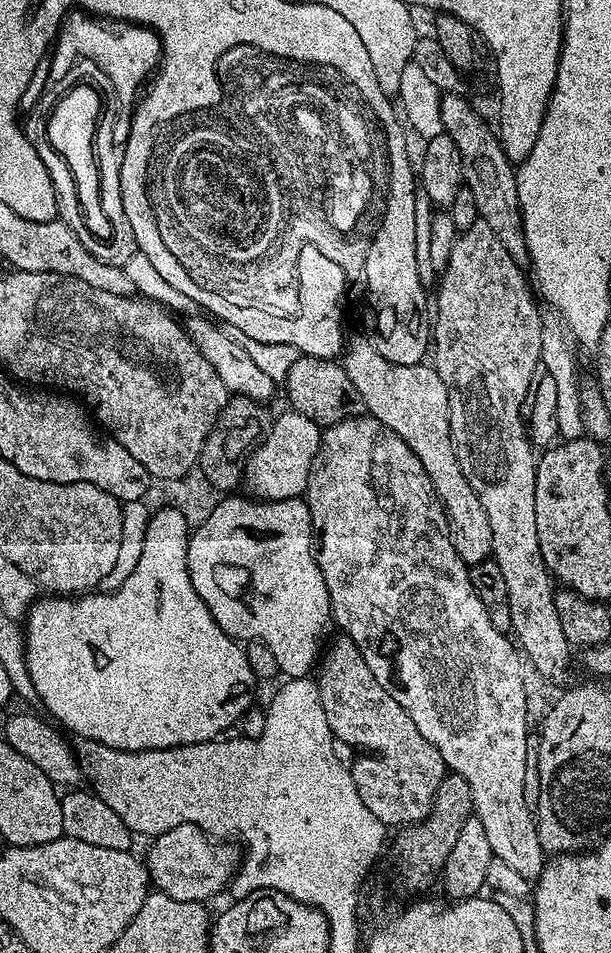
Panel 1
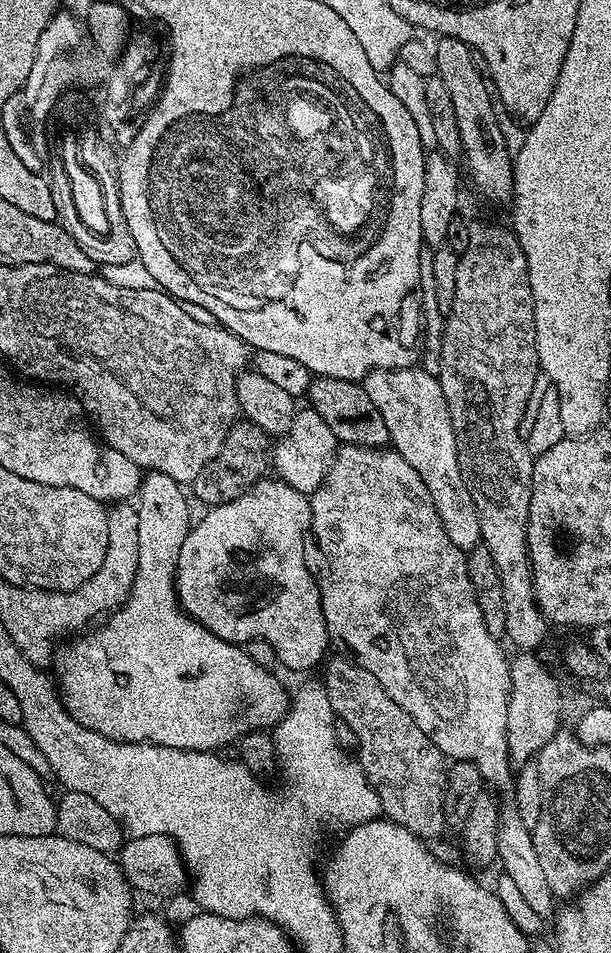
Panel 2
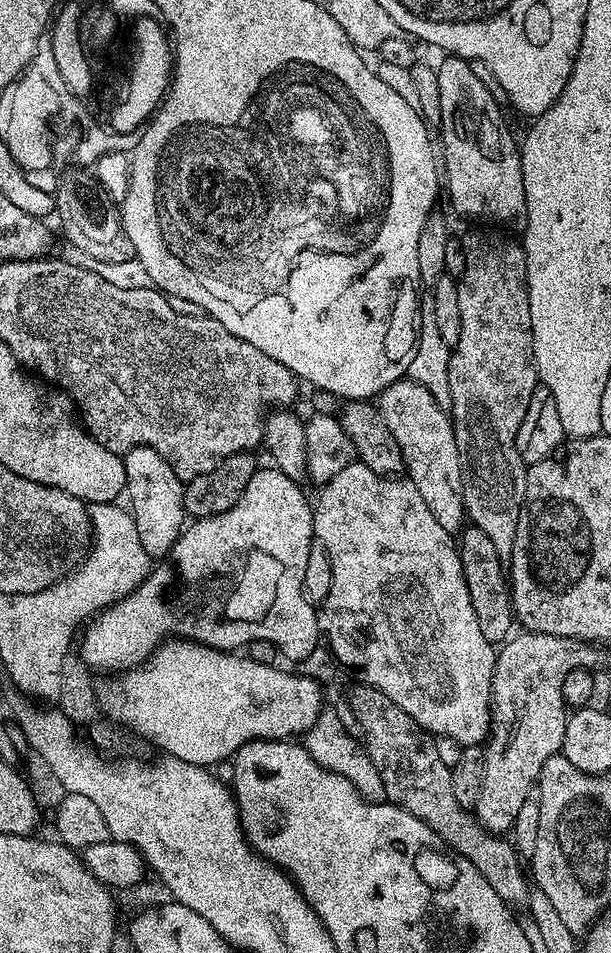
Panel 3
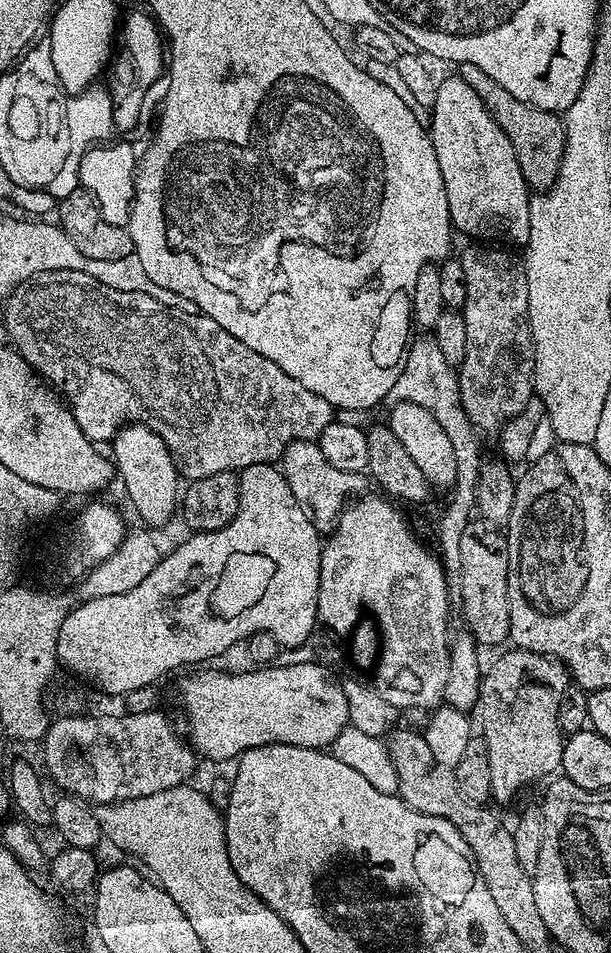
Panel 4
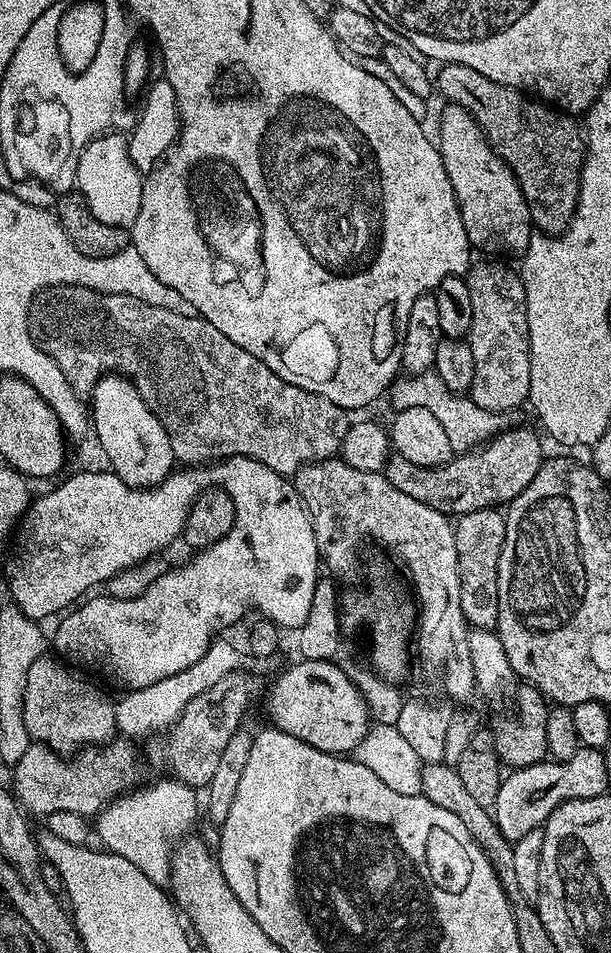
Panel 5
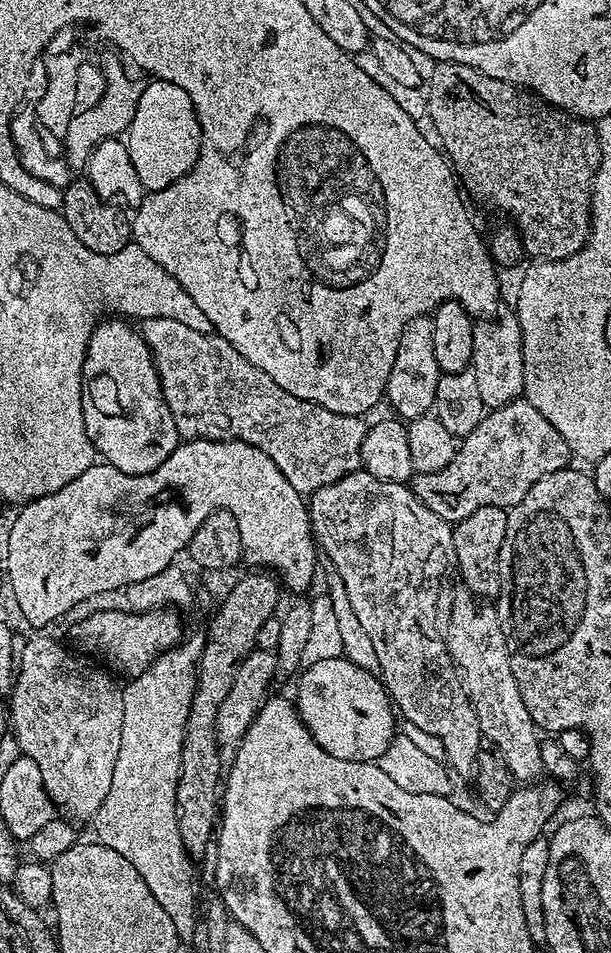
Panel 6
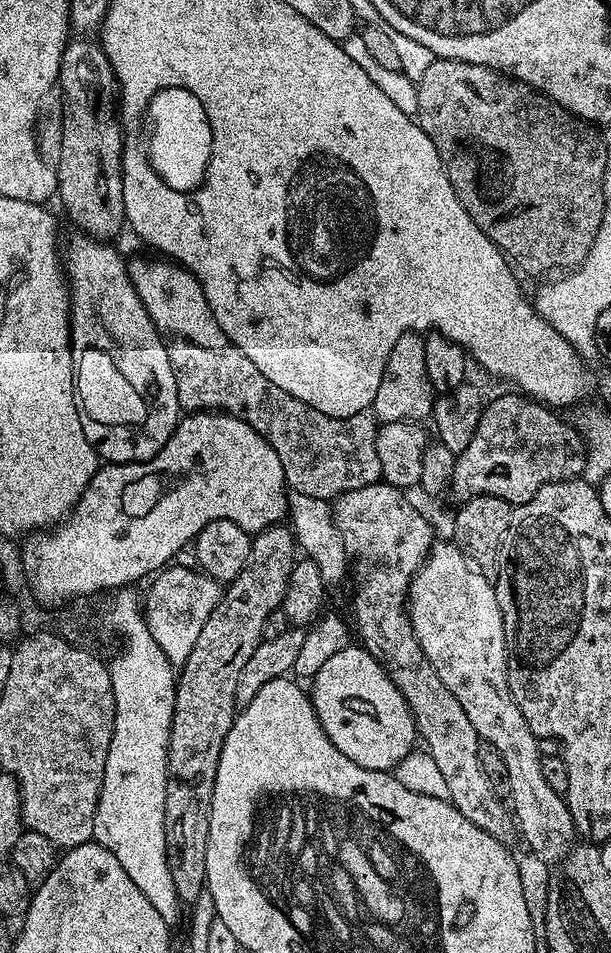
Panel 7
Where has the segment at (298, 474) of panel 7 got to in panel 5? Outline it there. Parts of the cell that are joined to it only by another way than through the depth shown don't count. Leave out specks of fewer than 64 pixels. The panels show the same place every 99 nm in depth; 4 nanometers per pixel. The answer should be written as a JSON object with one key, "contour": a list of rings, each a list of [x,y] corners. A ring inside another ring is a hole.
{"contour":[[[62,284],[59,288],[45,288],[32,301],[30,323],[32,337],[36,339],[36,344],[47,356],[54,358],[58,370],[62,370],[62,374],[66,374],[66,382],[70,382],[70,386],[77,394],[91,393],[93,386],[109,374],[119,374],[131,380],[134,387],[140,392],[140,396],[150,406],[150,410],[162,422],[162,426],[170,438],[170,446],[181,465],[208,466],[213,462],[226,460],[229,456],[245,456],[270,466],[270,470],[274,470],[282,477],[292,478],[305,464],[316,464],[319,460],[330,460],[340,455],[340,447],[346,438],[346,430],[350,423],[349,413],[345,409],[330,402],[330,398],[322,398],[322,394],[302,390],[298,386],[278,378],[278,374],[274,374],[274,370],[270,370],[270,366],[266,366],[266,362],[258,362],[258,358],[254,358],[254,354],[242,350],[242,346],[234,346],[234,342],[230,342],[230,338],[226,338],[226,334],[222,334],[222,330],[214,330],[214,326],[210,326],[210,322],[206,322],[200,316],[174,314],[174,310],[162,310],[162,306],[150,306],[150,302],[142,302],[138,298],[126,294],[106,294],[105,292],[95,292],[92,288]]]}

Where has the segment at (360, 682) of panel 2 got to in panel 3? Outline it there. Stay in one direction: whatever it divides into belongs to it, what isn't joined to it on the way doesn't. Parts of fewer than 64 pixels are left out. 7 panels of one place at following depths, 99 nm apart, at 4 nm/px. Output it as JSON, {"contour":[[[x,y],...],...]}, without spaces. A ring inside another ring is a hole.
{"contour":[[[357,683],[355,687],[350,695],[350,703],[357,716],[363,746],[374,766],[378,766],[378,774],[382,774],[387,799],[414,814],[414,818],[426,822],[426,826],[430,826],[430,830],[442,838],[445,848],[466,858],[466,862],[470,862],[470,866],[474,866],[474,870],[478,870],[478,874],[490,882],[494,894],[498,894],[502,902],[510,906],[527,905],[530,882],[526,877],[525,865],[524,868],[520,865],[520,853],[511,839],[486,831],[476,821],[475,815],[463,808],[458,798],[454,798],[454,786],[450,786],[452,770],[449,761],[440,757],[436,749],[437,741],[418,727],[414,718],[402,710],[402,706],[390,702],[382,690],[362,683]]]}

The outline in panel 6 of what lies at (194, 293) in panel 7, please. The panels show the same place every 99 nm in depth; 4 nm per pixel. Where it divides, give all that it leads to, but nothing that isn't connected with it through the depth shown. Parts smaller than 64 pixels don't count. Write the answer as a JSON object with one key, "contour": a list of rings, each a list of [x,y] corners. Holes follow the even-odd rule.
{"contour":[[[129,242],[118,254],[94,254],[88,248],[88,260],[96,260],[96,300],[101,309],[124,308],[128,316],[140,316],[143,321],[150,318],[174,318],[174,322],[182,322],[182,326],[190,326],[190,330],[211,333],[213,327],[202,314],[199,306],[194,306],[194,298],[186,294],[186,290],[158,264],[146,250],[142,250],[135,242]]]}

